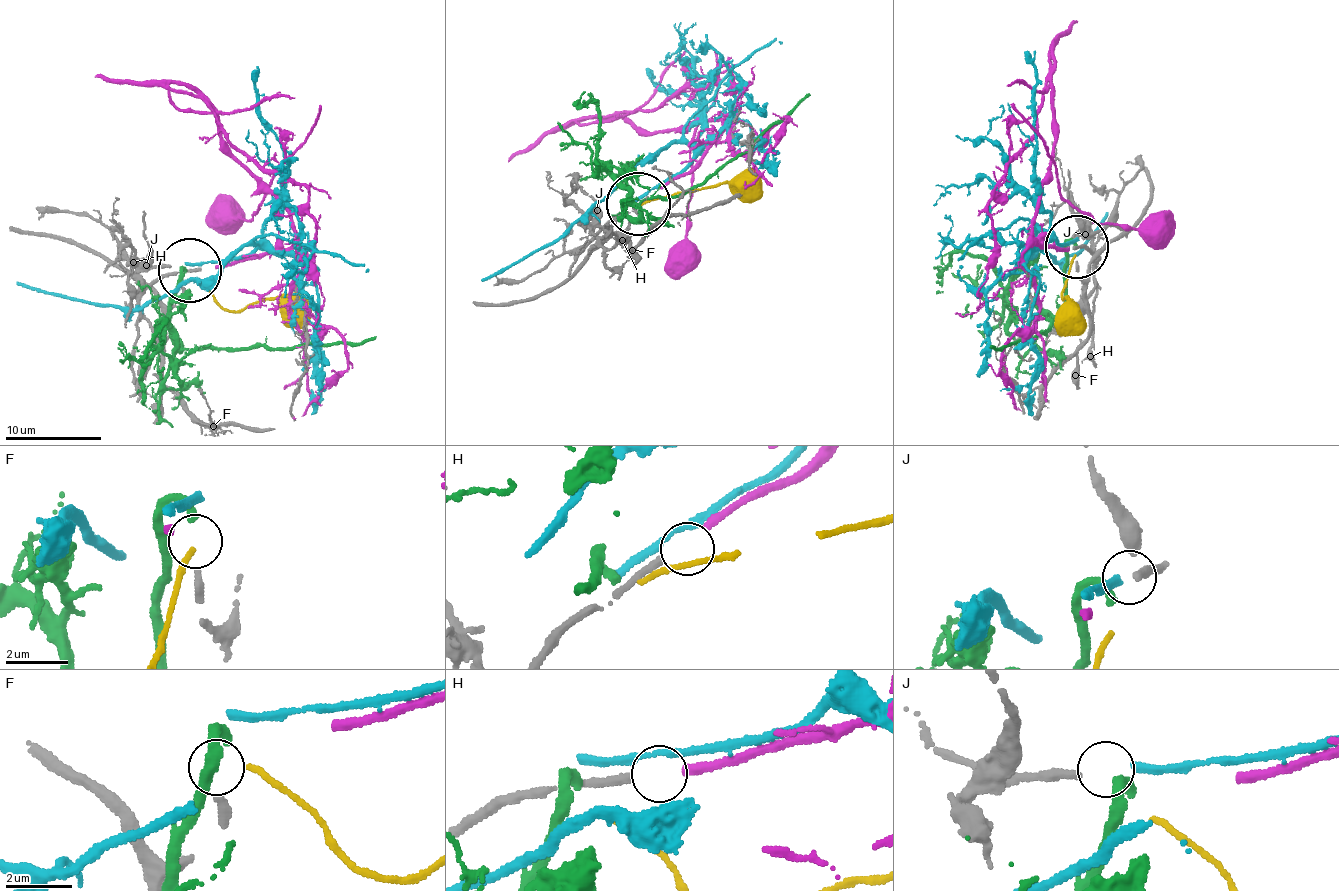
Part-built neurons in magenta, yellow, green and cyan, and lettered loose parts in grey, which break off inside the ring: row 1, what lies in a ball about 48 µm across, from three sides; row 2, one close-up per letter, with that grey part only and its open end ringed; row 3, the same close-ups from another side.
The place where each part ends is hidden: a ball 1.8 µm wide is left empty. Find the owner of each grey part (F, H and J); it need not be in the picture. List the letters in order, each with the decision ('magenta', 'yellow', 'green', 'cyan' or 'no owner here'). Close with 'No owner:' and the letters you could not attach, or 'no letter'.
F: yellow
H: magenta
J: cyan
No owner: no letter

